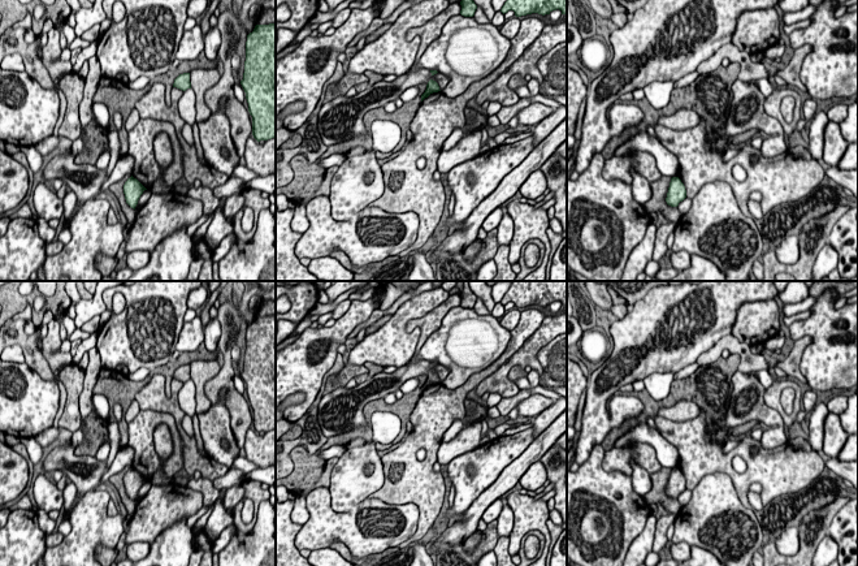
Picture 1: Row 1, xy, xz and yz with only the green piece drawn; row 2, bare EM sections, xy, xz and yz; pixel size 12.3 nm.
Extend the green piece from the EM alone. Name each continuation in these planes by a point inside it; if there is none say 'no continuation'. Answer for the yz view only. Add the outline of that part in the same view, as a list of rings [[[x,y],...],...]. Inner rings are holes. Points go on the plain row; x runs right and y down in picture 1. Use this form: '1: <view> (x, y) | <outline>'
no continuation

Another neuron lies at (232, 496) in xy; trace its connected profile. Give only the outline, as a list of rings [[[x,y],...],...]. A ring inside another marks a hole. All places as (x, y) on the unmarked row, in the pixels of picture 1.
[[[203,476],[198,480],[191,478],[187,485],[194,491],[203,493],[203,506],[212,506],[221,496],[224,506],[226,509],[230,509],[234,507],[244,496],[244,488],[242,487],[242,484],[234,485],[221,492],[213,487],[209,479],[204,479]]]

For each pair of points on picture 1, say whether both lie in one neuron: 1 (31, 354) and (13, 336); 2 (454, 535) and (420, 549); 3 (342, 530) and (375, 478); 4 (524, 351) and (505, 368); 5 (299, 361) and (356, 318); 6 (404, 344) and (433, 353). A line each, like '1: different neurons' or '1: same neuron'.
1: different neurons
2: different neurons
3: different neurons
4: same neuron
5: same neuron
6: different neurons

